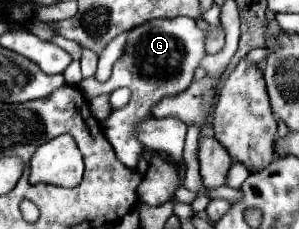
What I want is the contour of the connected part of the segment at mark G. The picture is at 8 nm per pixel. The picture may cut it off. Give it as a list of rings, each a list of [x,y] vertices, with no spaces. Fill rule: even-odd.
[[[158,18],[150,20],[128,32],[126,52],[114,64],[112,76],[108,82],[98,86],[96,94],[110,94],[118,86],[126,86],[132,92],[130,102],[124,107],[113,110],[102,122],[102,132],[106,140],[112,144],[116,156],[128,166],[136,168],[136,162],[142,154],[140,142],[134,138],[134,126],[150,116],[150,108],[164,96],[174,96],[184,92],[198,68],[200,60],[206,56],[204,52],[204,32],[196,26],[192,18]]]

